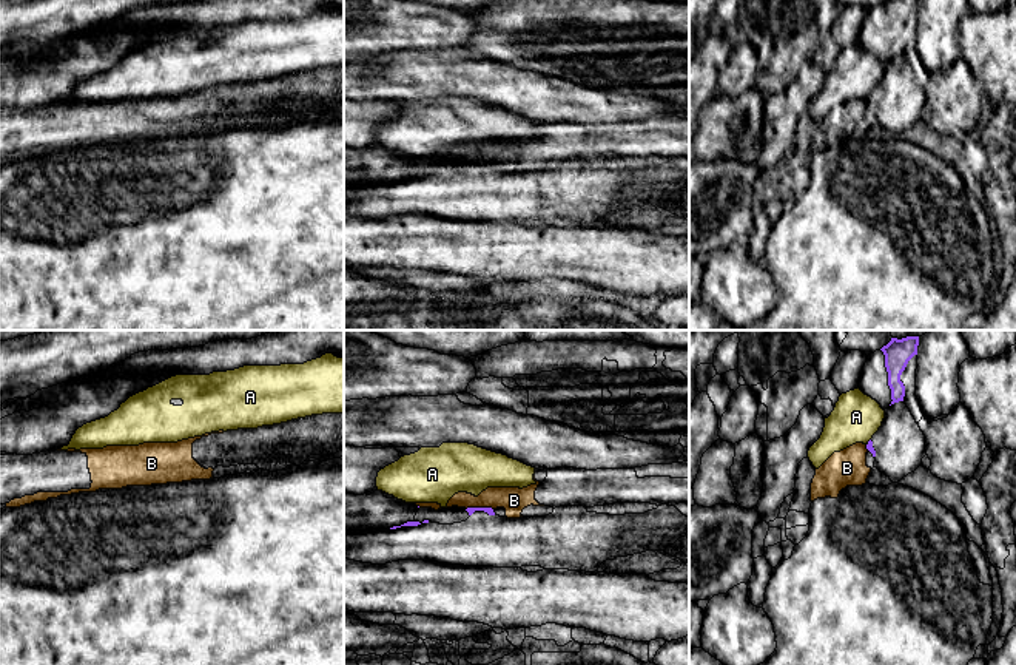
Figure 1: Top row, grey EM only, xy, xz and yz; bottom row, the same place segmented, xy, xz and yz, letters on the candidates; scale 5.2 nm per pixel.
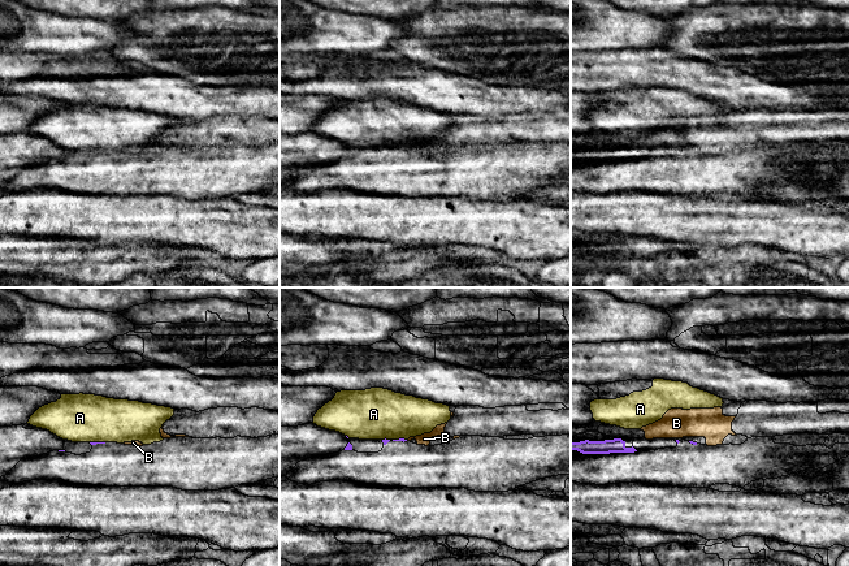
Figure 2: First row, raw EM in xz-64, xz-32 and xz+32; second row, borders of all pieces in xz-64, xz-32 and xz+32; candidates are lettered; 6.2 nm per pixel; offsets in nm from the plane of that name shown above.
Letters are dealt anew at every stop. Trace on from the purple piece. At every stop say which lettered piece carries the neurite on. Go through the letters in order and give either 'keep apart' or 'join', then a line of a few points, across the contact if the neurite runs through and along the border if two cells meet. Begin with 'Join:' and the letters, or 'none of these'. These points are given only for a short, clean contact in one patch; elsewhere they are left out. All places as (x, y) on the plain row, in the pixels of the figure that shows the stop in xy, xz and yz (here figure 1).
Join: none of these
A: keep apart
B: keep apart

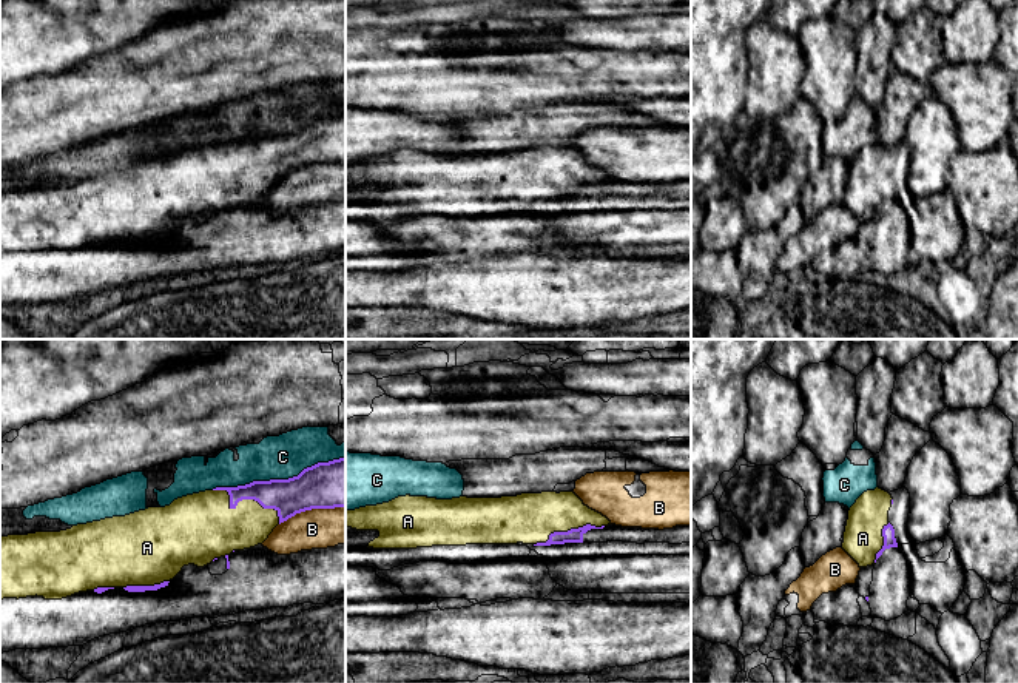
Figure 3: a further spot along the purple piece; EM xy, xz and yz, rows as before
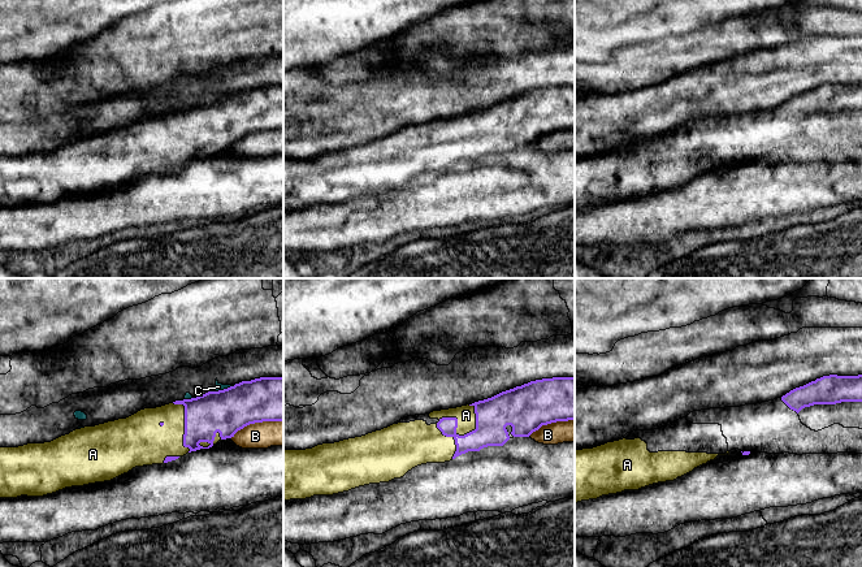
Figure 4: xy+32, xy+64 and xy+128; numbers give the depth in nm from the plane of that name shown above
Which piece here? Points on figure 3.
Join: A
A: join
B: keep apart
C: keep apart

